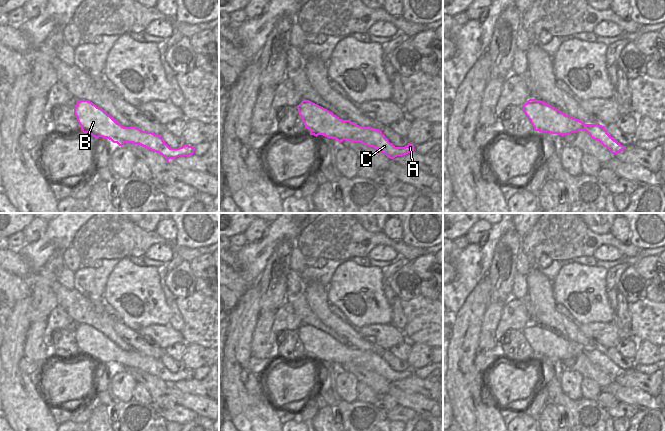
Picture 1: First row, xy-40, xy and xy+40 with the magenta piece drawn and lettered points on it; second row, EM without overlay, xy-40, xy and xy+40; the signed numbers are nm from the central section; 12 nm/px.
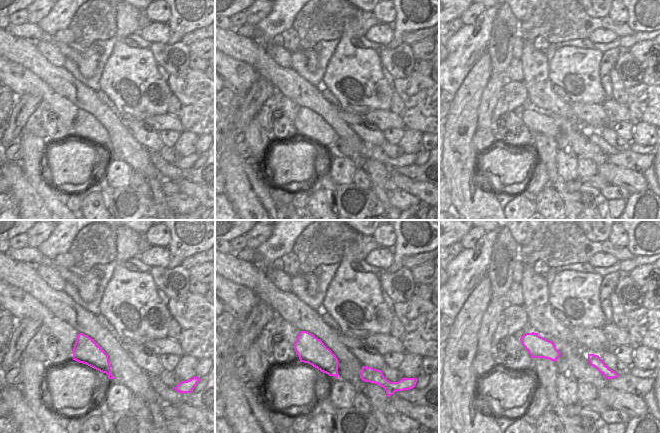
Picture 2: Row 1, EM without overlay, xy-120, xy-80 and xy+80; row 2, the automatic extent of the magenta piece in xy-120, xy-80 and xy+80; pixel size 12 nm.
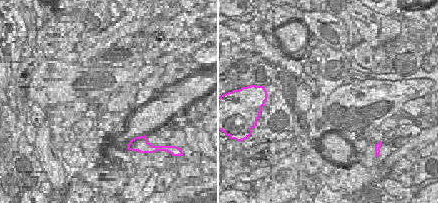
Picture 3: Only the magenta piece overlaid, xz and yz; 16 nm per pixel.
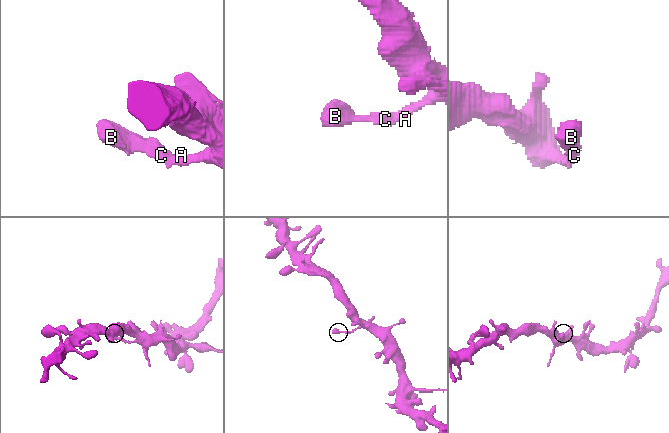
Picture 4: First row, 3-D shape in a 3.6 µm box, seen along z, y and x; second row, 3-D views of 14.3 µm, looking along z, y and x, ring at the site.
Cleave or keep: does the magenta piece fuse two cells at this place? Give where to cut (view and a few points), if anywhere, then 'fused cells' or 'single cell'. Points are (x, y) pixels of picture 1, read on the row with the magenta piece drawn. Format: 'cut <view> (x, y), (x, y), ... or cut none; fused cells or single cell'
cut none; single cell

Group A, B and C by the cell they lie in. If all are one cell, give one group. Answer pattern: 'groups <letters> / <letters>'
groups A B C

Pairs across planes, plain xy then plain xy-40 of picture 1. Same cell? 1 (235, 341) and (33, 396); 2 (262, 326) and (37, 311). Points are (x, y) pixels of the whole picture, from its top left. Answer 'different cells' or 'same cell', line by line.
1: same cell
2: different cells

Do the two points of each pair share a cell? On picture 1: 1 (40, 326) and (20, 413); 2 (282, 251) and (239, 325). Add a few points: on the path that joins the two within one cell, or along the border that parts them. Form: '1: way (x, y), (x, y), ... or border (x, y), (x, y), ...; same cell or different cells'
1: border (27, 333), (24, 339), (23, 356); different cells
2: border (257, 286), (261, 310); different cells

